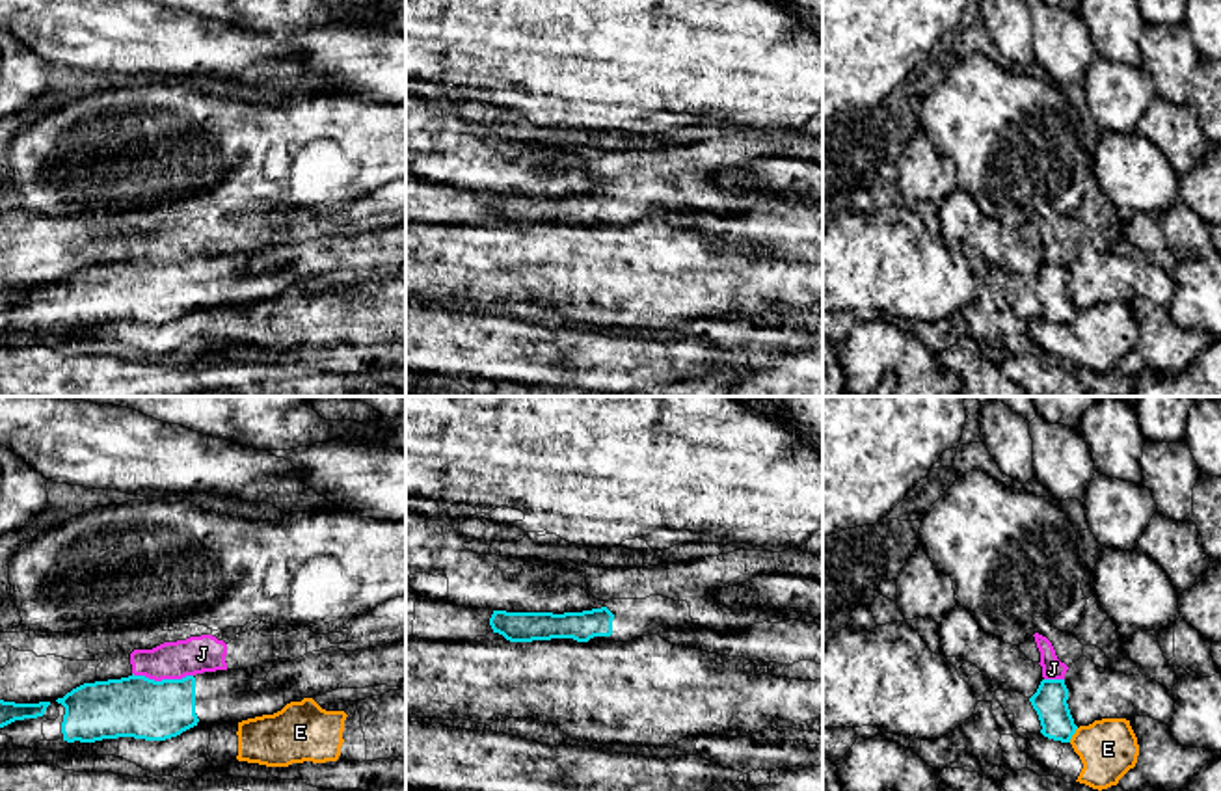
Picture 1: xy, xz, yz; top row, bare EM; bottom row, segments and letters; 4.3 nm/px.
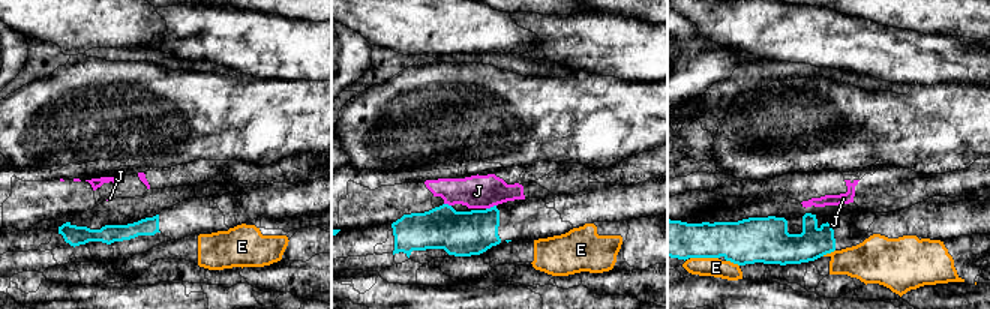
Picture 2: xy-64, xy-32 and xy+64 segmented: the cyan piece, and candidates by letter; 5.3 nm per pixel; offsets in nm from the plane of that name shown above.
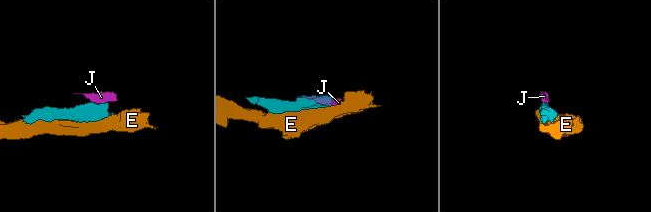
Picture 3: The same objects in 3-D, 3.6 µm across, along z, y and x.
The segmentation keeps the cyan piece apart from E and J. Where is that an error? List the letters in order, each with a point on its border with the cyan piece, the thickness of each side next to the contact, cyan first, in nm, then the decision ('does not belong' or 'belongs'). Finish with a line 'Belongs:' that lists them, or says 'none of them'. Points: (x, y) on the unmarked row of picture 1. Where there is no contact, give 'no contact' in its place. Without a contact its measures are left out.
E: contact yz (1073, 317); calibres 140 and 260 nm; does not belong
J: contact xy (162, 263); calibres 260 and 160 nm; does not belong
Belongs: none of them

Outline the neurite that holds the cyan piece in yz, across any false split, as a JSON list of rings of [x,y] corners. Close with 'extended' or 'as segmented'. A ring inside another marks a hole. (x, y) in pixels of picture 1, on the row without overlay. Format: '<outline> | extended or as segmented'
[[[1042,262],[1037,275],[1029,281],[1040,303],[1040,316],[1048,322],[1070,326],[1078,309],[1068,292],[1068,272],[1065,262]]] | as segmented

